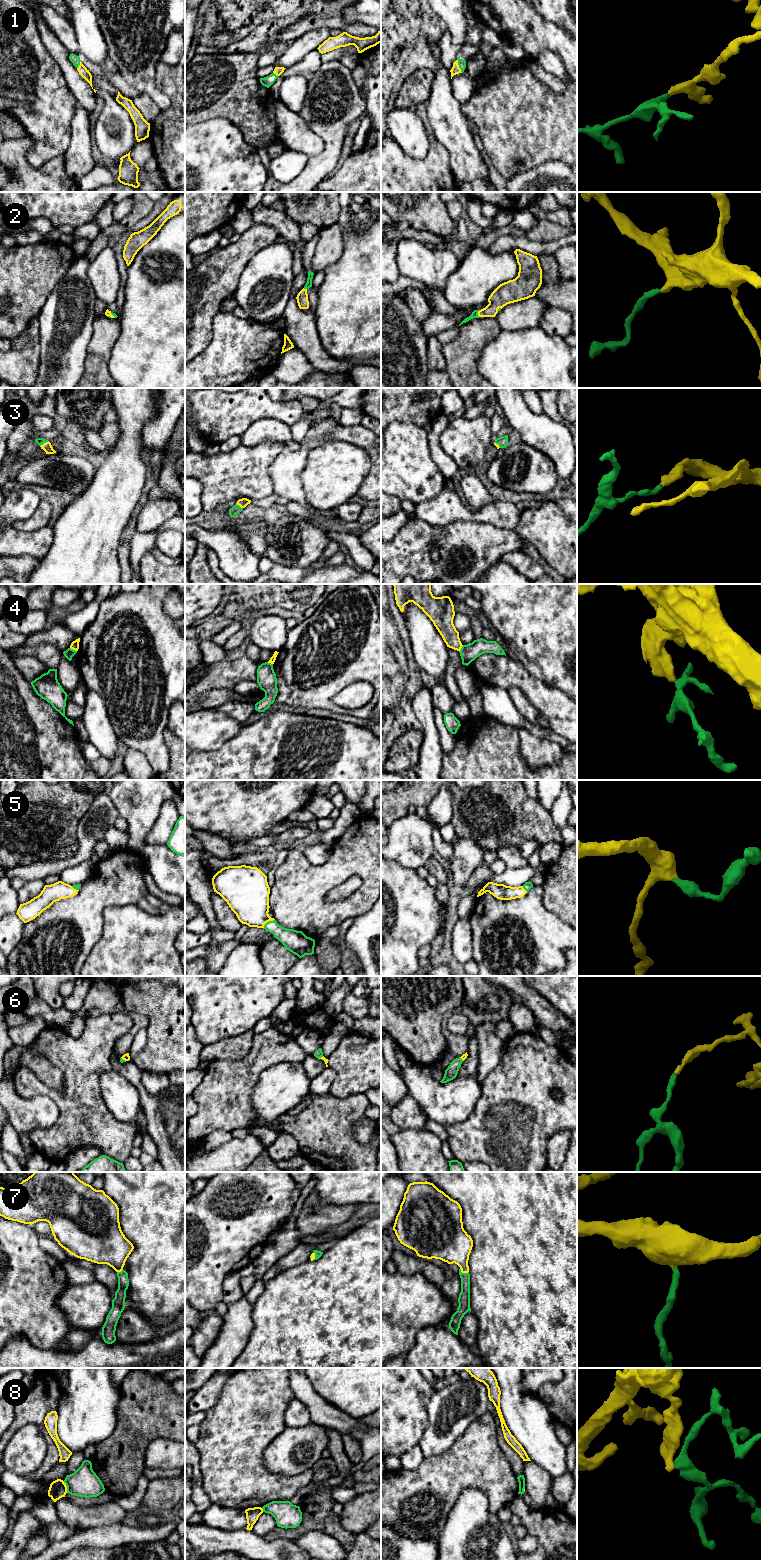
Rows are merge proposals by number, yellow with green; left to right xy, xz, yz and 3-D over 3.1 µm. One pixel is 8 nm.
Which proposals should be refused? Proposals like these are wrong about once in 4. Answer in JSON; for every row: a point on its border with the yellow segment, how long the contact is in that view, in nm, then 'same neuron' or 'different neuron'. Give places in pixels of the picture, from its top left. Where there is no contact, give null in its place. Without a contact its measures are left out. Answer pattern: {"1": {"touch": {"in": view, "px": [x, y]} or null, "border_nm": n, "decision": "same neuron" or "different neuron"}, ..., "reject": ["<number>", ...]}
{"1": {"touch": {"in": "yz", "px": [458, 66]}, "border_nm": 120, "decision": "same neuron"}, "2": {"touch": {"in": "yz", "px": [478, 314]}, "border_nm": 50, "decision": "same neuron"}, "3": {"touch": {"in": "xy", "px": [44, 443]}, "border_nm": 80, "decision": "same neuron"}, "4": {"touch": {"in": "xy", "px": [73, 649]}, "border_nm": 70, "decision": "different neuron"}, "5": {"touch": {"in": "xz", "px": [267, 921]}, "border_nm": 120, "decision": "same neuron"}, "6": {"touch": {"in": "xy", "px": [123, 1059]}, "border_nm": 50, "decision": "same neuron"}, "7": {"touch": {"in": "yz", "px": [463, 1272]}, "border_nm": 80, "decision": "same neuron"}, "8": {"touch": {"in": "xy", "px": [66, 1487]}, "border_nm": 100, "decision": "different neuron"}, "reject": ["4", "8"]}

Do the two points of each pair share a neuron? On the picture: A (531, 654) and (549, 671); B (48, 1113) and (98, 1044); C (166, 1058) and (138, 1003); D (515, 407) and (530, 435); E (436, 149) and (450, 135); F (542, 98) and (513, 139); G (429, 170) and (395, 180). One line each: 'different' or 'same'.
A: same
B: different
C: same
D: same
E: different
F: same
G: same

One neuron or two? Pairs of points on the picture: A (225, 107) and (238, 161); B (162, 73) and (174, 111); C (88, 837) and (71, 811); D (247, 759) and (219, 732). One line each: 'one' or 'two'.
A: two
B: one
C: two
D: two

